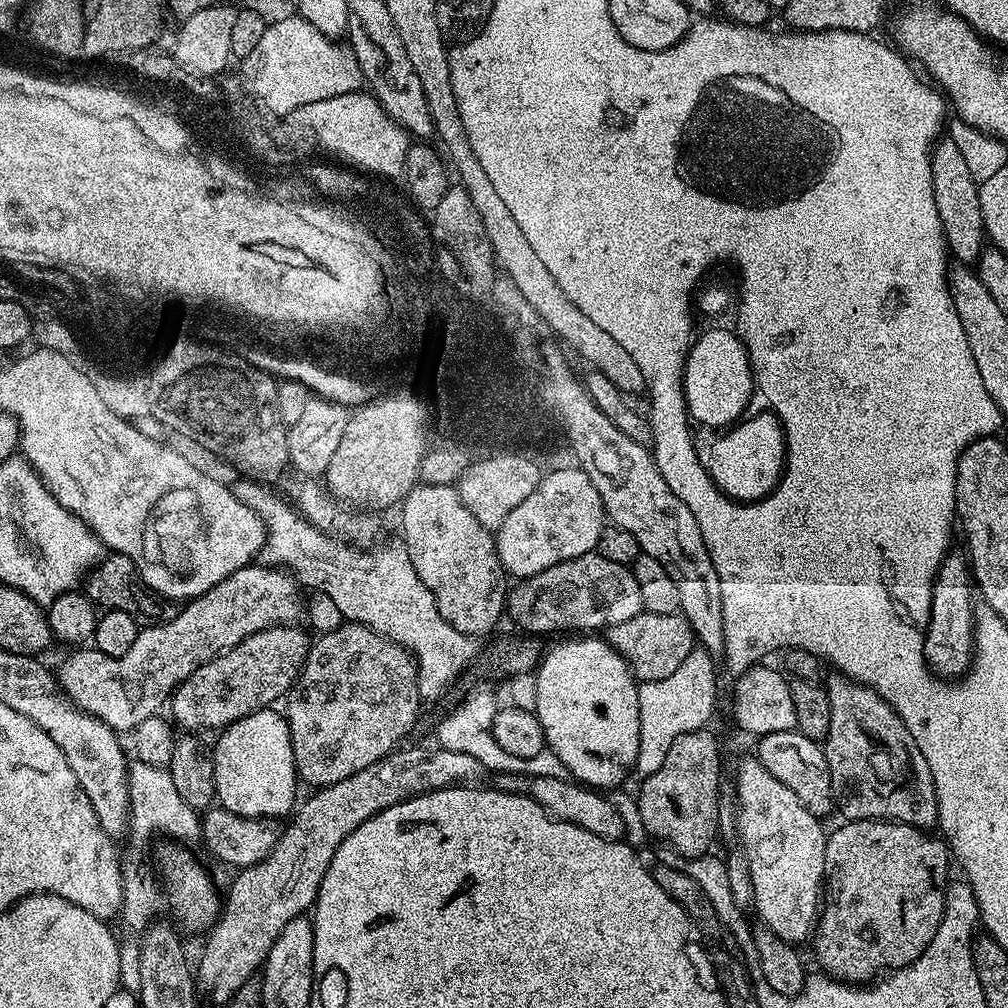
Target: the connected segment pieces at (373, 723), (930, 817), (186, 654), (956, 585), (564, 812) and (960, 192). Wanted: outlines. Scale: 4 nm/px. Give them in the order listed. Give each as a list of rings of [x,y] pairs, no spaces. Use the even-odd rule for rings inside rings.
[[[351,622],[318,640],[286,696],[296,774],[316,790],[348,780],[388,755],[415,726],[422,707],[415,659],[393,640]]]
[[[832,674],[826,681],[830,698],[830,730],[823,741],[826,766],[830,772],[832,798],[835,807],[840,808],[845,821],[850,820],[891,820],[897,824],[909,824],[921,830],[937,827],[940,811],[936,801],[934,778],[922,750],[910,738],[910,730],[898,718],[898,714],[874,690],[848,676]]]
[[[239,568],[234,574],[215,584],[205,596],[187,601],[173,620],[141,627],[138,638],[134,638],[134,646],[130,646],[130,650],[118,658],[102,654],[95,646],[84,646],[73,651],[76,653],[61,666],[60,672],[58,668],[60,691],[84,712],[106,722],[106,726],[110,726],[118,734],[131,733],[140,723],[157,715],[161,711],[159,708],[169,703],[173,691],[204,663],[242,642],[248,635],[258,634],[259,631],[276,625],[295,625],[298,621],[296,619],[303,617],[306,612],[306,600],[305,597],[300,597],[300,592],[302,593],[302,588],[295,575],[283,568]]]
[[[963,555],[945,557],[936,582],[932,585],[932,609],[928,627],[924,632],[924,659],[940,678],[959,678],[968,671],[974,655],[976,634],[976,608],[972,604],[974,588],[970,583],[970,564]],[[969,584],[969,585],[968,585]]]
[[[500,774],[495,777],[495,787],[502,792],[526,793],[538,806],[548,811],[549,816],[556,820],[565,820],[574,826],[582,826],[582,830],[590,830],[598,838],[607,840],[623,841],[626,836],[626,829],[618,810],[610,806],[607,795],[583,786],[578,782],[558,780],[553,776],[541,776],[532,774],[529,776],[513,776],[511,774]]]
[[[950,138],[941,139],[932,149],[932,170],[934,202],[941,218],[947,251],[953,257],[956,255],[961,265],[975,265],[986,247],[979,190],[976,179],[970,175],[970,169],[962,159],[962,153]]]

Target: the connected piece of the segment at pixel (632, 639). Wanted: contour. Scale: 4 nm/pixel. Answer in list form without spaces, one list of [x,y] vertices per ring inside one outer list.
[[[639,612],[626,622],[618,622],[618,626],[607,629],[608,645],[628,664],[628,669],[637,681],[665,680],[686,662],[688,655],[694,651],[692,627],[683,615],[654,614]]]

